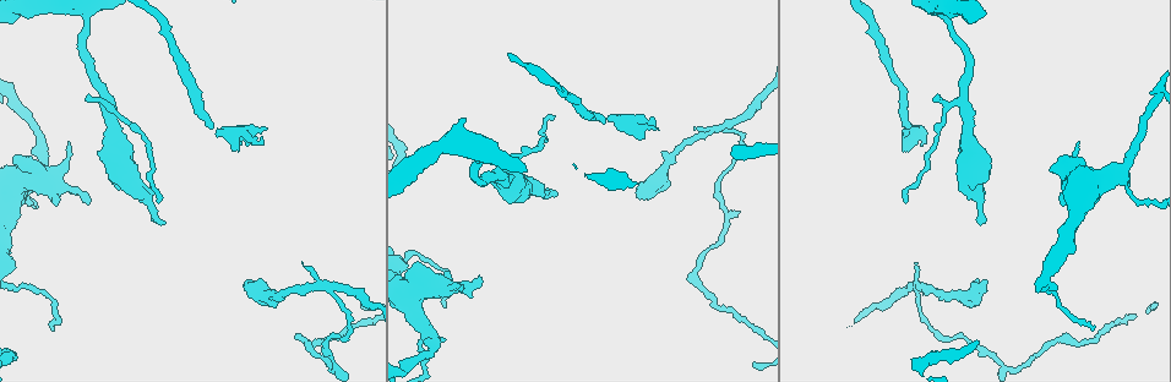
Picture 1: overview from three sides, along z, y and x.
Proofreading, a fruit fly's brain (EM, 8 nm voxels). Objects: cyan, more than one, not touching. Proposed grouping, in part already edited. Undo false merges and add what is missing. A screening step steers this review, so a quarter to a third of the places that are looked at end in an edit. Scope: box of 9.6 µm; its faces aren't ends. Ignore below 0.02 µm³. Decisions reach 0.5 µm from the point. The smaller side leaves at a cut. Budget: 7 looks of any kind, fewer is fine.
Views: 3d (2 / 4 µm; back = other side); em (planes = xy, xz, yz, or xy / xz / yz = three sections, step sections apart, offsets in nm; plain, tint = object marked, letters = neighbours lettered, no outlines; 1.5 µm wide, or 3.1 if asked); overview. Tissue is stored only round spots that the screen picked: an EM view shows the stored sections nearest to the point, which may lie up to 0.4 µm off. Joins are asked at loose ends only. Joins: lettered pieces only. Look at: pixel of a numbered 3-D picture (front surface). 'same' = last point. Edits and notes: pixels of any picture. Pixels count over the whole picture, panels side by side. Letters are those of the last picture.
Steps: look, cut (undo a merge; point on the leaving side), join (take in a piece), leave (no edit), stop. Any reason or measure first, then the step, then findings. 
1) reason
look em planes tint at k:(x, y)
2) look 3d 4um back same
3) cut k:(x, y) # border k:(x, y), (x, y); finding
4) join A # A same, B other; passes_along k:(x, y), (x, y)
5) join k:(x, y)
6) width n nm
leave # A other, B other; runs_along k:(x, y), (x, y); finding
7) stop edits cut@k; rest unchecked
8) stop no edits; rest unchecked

branch stops here
look 3d 4um at 1:(939, 96)

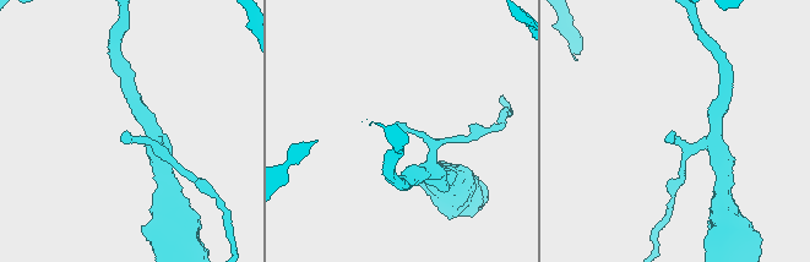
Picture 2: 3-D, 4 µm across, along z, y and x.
need the tissue
look em planes letters at 2:(675, 132)

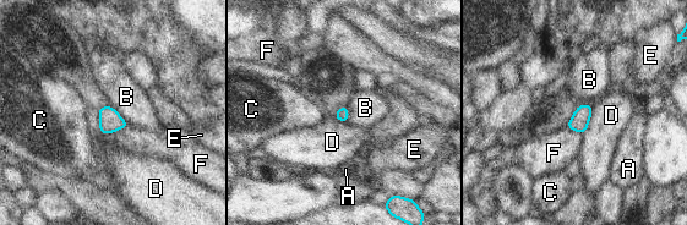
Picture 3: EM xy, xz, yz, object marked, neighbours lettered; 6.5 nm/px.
leave # A other, B other, C other, D other, E other, F other; border 3:(108, 104), (130, 126); no lettered piece goes on from it

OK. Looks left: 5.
thick end
look em planes letters at 1:(443, 342)

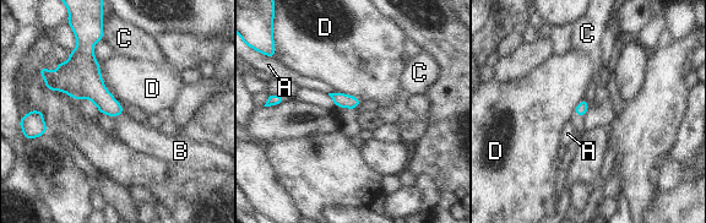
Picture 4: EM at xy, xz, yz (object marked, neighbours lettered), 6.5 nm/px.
longest_contact D 190 nm
join B # A other, B same, C other, D other; passes_along 4:(92, 87), (118, 115), (140, 137); it goes on there

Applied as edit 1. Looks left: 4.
stop edits join@4; rest unchecked

